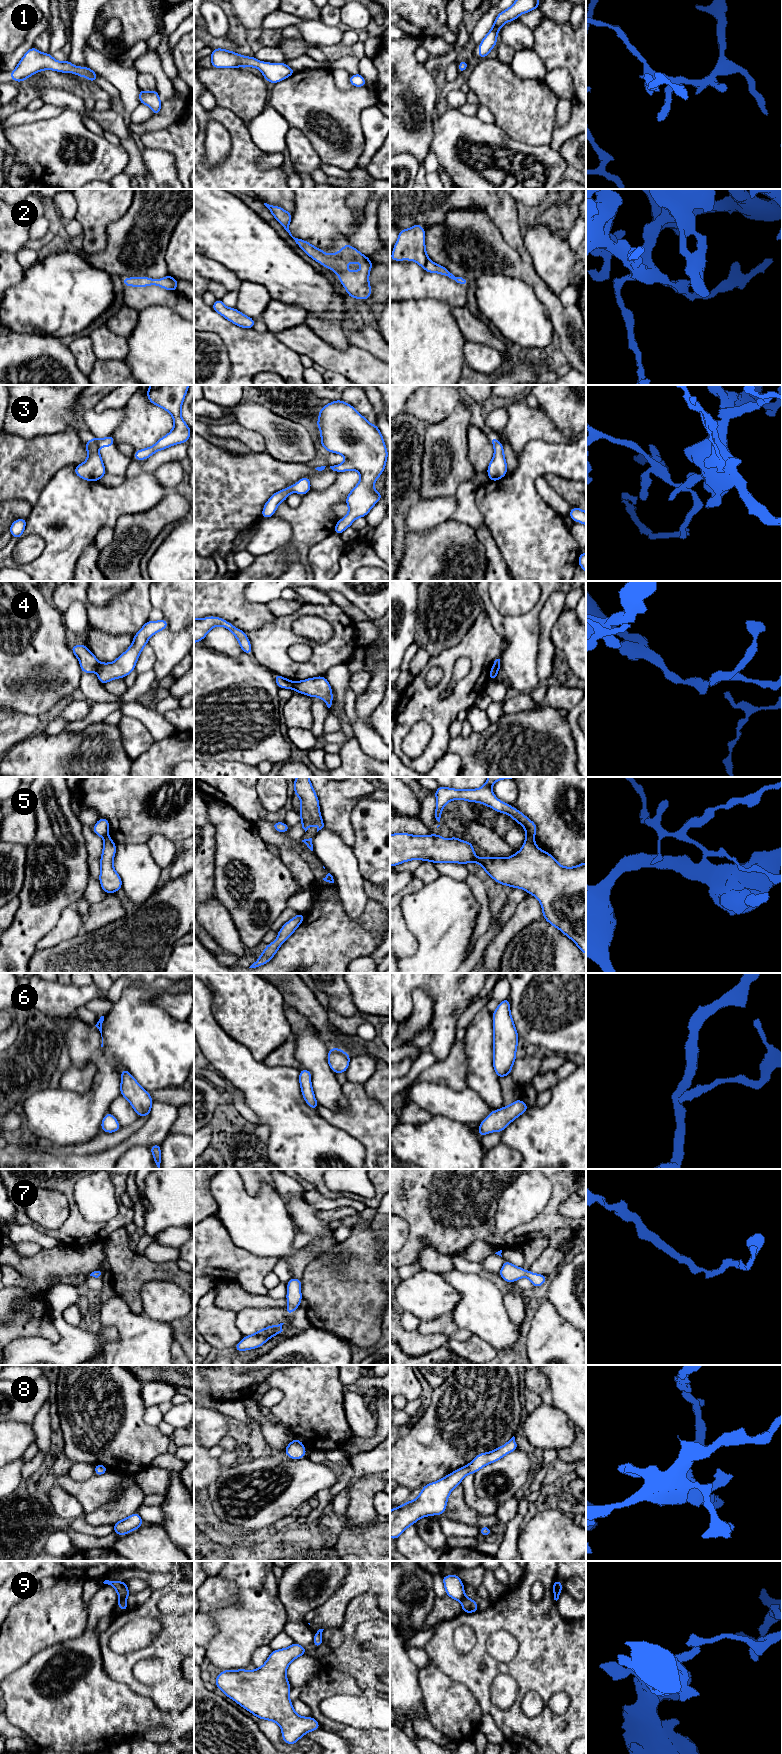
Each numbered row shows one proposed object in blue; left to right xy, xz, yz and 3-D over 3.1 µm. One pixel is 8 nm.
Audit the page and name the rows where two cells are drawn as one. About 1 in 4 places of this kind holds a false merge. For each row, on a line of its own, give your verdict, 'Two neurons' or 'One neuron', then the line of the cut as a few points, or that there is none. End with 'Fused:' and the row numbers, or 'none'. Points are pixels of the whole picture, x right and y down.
1: One neuron. No split
2: One neuron. No split
3: Two neurons. Split along xy (90, 442), (98, 446)
4: Two neurons. Split along xy (100, 663), (96, 671)
5: Two neurons. Split along yz (526, 835), (533, 839)
6: One neuron. No split
7: One neuron. No split
8: One neuron. No split
9: Two neurons. Split along xy (119, 1598), (125, 1600)
Fused: 3, 4, 5, 9

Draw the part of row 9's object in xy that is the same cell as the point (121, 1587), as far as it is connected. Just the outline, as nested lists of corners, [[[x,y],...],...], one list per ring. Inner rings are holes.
[[[105,1580],[103,1583],[111,1585],[117,1591],[119,1599],[126,1600],[130,1596],[127,1582]]]

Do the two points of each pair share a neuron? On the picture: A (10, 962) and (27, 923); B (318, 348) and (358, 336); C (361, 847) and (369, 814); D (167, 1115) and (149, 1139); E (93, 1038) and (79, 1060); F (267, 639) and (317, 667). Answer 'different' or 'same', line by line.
A: same
B: different
C: same
D: same
E: same
F: same

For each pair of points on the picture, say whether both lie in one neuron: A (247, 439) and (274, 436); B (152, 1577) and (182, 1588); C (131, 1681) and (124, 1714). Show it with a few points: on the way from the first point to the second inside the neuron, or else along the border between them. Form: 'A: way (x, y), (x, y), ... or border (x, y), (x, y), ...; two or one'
A: border (242, 426), (255, 430), (262, 436), (265, 451); two
B: border (175, 1579), (161, 1589), (153, 1590); two
C: border (109, 1676), (150, 1699); two

